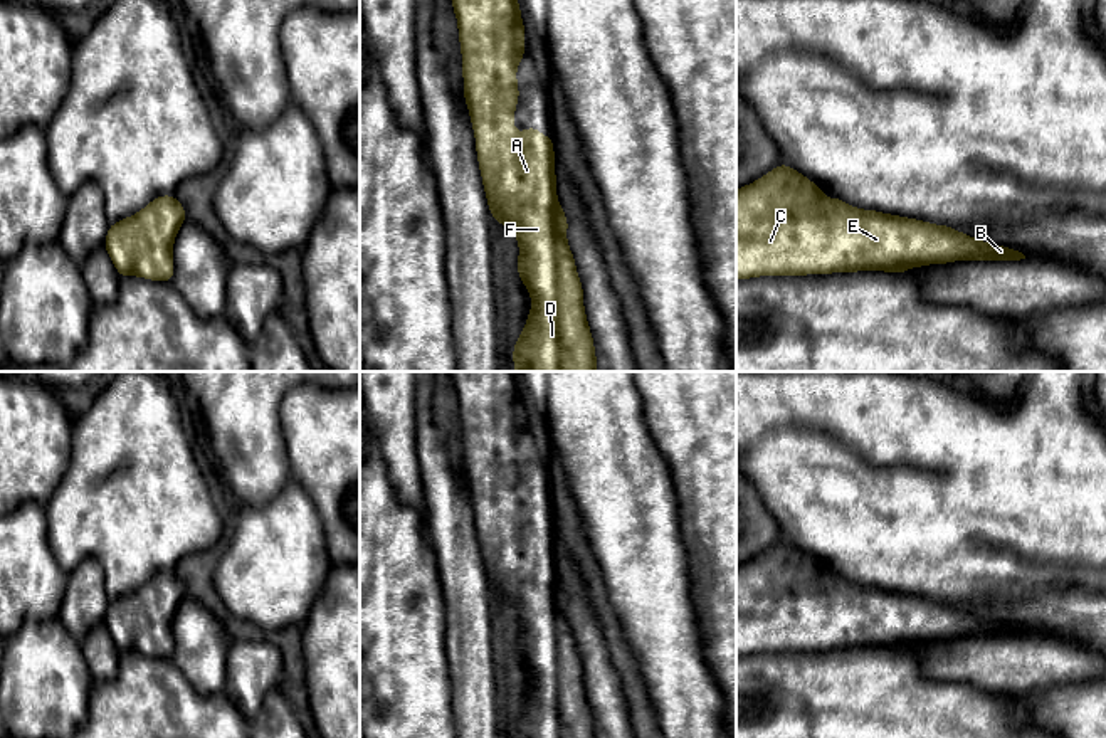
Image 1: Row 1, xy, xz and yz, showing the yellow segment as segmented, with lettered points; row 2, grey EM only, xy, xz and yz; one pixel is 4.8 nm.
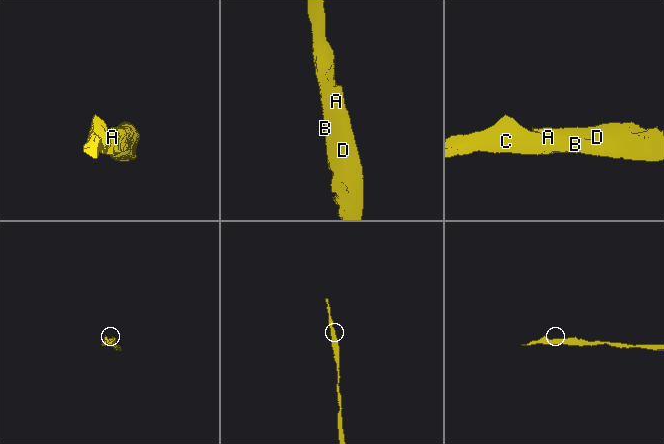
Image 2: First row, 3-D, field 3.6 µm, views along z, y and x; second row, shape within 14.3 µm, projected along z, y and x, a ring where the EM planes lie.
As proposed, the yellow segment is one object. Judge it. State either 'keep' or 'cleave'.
keep

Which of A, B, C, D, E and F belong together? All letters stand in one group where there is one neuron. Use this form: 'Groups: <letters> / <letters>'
Groups: A B C D E F

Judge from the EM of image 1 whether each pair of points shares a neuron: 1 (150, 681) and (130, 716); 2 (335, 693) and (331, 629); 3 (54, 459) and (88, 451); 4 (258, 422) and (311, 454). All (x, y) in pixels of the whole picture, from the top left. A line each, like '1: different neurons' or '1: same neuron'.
1: same neuron
2: same neuron
3: different neurons
4: different neurons

